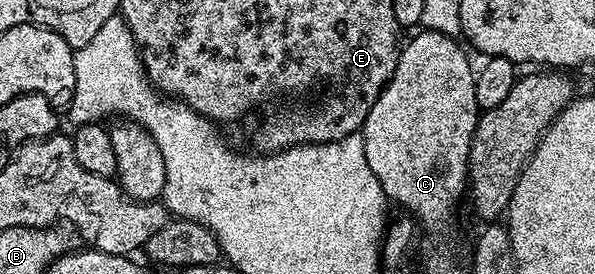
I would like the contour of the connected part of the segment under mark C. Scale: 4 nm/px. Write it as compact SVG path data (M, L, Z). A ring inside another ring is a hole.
M426 30L416 31L415 34L408 44L406 41L402 45L395 73L384 86L377 102L373 102L361 135L365 142L365 159L369 162L369 170L377 174L377 181L381 182L388 201L395 203L396 200L403 207L402 211L413 217L422 235L423 232L427 235L428 242L439 244L443 236L454 230L459 199L462 196L464 199L469 188L467 159L481 109L477 106L476 69L471 68L468 49L454 36Z

